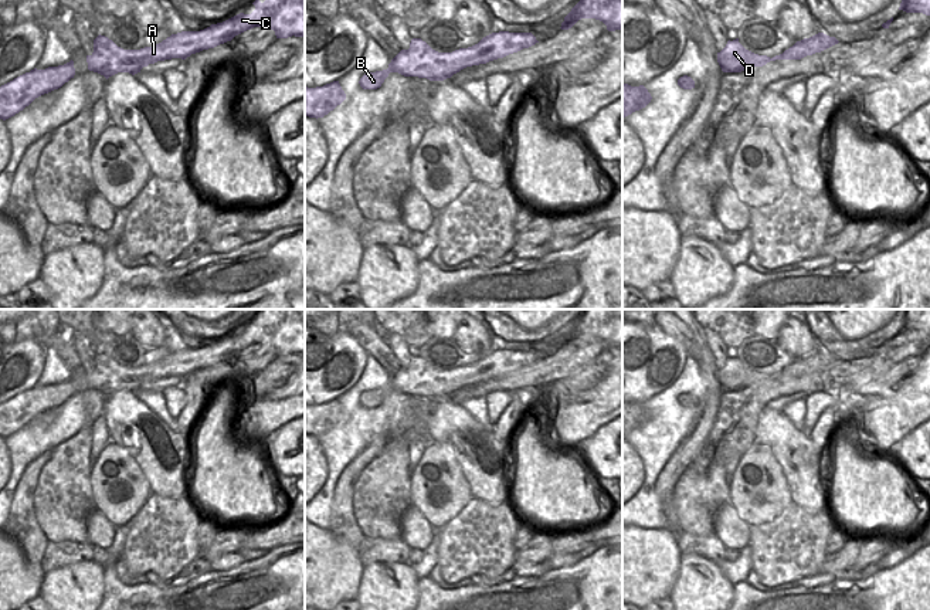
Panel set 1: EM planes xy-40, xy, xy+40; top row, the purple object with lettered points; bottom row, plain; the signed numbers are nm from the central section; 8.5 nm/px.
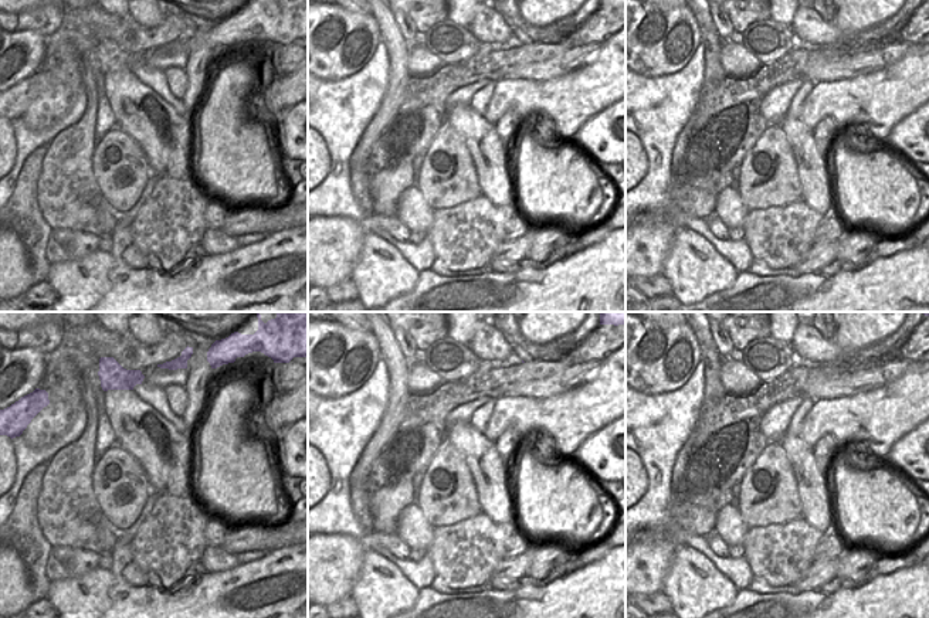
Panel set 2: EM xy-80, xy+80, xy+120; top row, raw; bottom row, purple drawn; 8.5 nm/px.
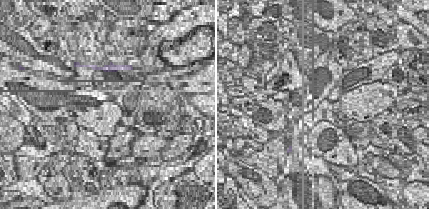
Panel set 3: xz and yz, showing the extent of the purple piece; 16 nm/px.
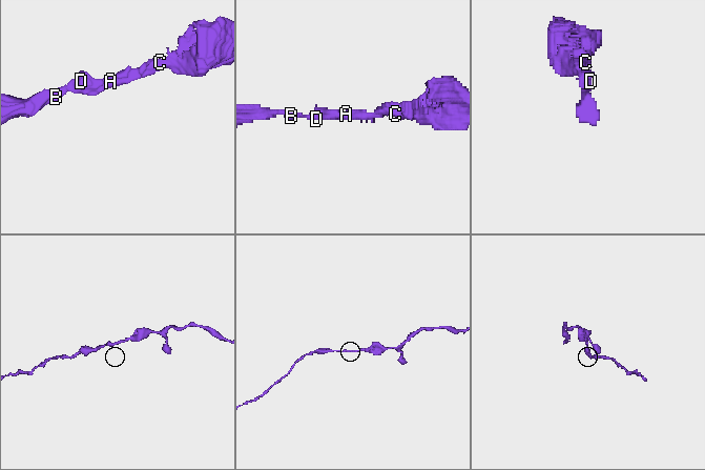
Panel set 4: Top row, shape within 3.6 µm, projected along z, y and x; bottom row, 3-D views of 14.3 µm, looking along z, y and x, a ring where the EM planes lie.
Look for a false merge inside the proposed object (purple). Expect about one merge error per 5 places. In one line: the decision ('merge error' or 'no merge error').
no merge error

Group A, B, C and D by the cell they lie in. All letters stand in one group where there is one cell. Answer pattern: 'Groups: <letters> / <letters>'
Groups: A B C D.

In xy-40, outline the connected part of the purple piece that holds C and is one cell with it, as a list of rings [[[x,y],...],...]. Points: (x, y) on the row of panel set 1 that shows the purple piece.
[[[255,0],[252,4],[255,6],[255,10],[251,14],[240,13],[200,31],[172,34],[162,43],[140,50],[123,50],[108,37],[99,34],[94,40],[94,52],[86,55],[88,70],[103,75],[106,79],[118,72],[129,72],[135,75],[149,64],[172,58],[186,60],[191,54],[231,41],[235,35],[254,27],[268,27],[275,31],[276,38],[288,38],[292,35],[305,37],[305,0],[265,0],[264,3]]]

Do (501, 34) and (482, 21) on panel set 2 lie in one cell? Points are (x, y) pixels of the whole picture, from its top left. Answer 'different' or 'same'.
same

